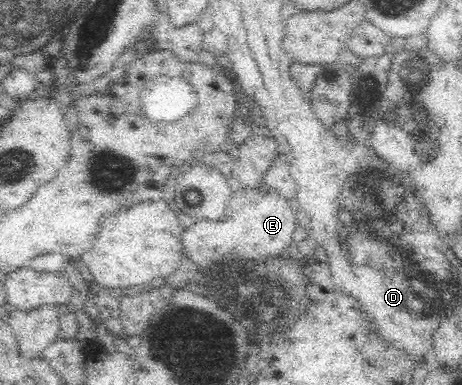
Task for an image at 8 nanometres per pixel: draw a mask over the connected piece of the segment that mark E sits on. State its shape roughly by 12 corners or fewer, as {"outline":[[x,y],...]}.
{"outline":[[259,188],[233,192],[221,222],[181,234],[207,268],[275,256],[304,219]]}

